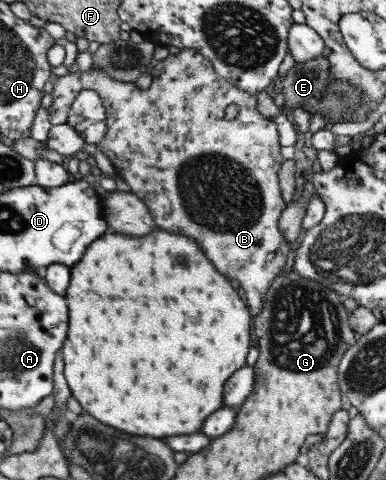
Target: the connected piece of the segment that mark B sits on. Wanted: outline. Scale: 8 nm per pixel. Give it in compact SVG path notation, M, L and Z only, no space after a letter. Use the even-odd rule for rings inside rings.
M183 48L180 49L178 54L167 55L164 59L156 62L151 77L151 85L147 90L139 90L131 82L119 82L111 79L111 77L109 77L107 73L103 73L101 69L90 69L88 71L78 70L74 73L60 71L57 73L57 78L53 83L53 92L51 92L53 103L51 107L47 109L50 122L52 126L65 123L68 118L68 108L77 97L77 94L81 90L93 90L101 100L106 117L105 136L101 138L102 142L95 144L98 149L97 152L103 153L103 155L109 159L109 162L115 170L115 174L129 186L129 192L143 201L145 207L149 209L153 221L161 230L165 230L165 232L169 232L169 234L181 234L181 236L187 236L187 238L195 240L197 246L201 246L205 258L209 258L209 262L215 266L215 270L217 270L219 274L223 274L223 276L229 278L229 280L237 280L239 286L243 288L246 294L245 302L247 302L247 304L245 304L245 306L247 306L249 316L255 316L259 313L263 297L267 292L267 288L269 288L270 282L273 282L273 278L282 272L281 268L283 268L285 260L287 260L287 254L289 254L289 250L292 250L291 244L287 243L287 239L283 237L283 234L278 228L280 212L287 204L283 202L278 186L277 172L281 167L283 159L280 156L276 125L271 118L264 118L261 114L256 112L255 96L250 96L238 90L237 87L230 86L226 81L223 81L223 78L219 78L212 69L209 60L201 56L201 54L197 54L197 50ZM230 104L236 105L237 116L235 116L233 120L224 120L224 110L226 106Z

